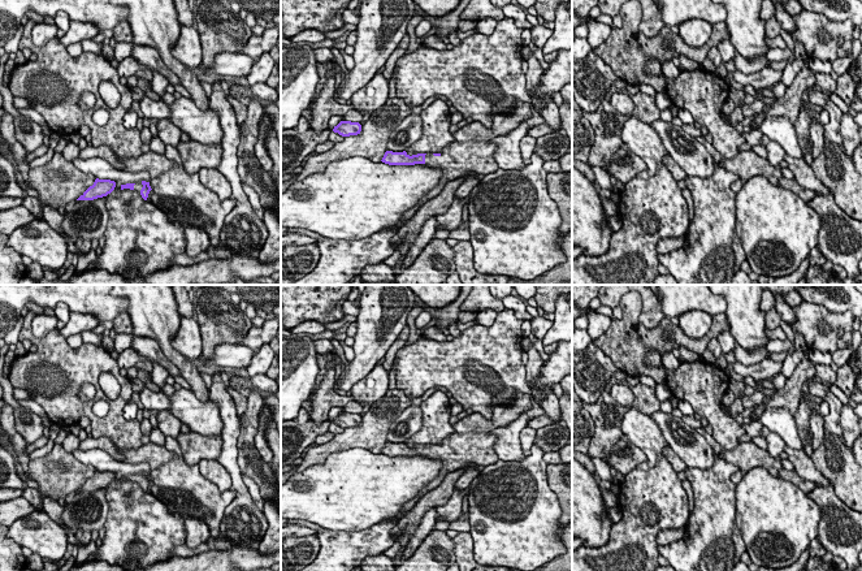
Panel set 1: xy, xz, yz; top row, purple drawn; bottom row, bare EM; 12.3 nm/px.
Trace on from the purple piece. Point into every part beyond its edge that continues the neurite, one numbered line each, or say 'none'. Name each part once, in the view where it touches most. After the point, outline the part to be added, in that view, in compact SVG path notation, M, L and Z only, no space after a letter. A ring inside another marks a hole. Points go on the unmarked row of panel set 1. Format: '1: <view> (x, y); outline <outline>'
1: xz (472, 442); outline M572 339L558 342L556 351L549 355L549 359L543 363L540 377L534 382L528 382L532 389L530 394L516 393L510 405L493 406L490 419L473 412L451 424L455 432L445 437L439 447L426 445L423 457L439 459L442 468L415 498L402 507L400 516L410 512L425 493L437 488L447 473L472 463L481 468L495 463L498 457L494 451L494 444L498 438L491 432L495 428L508 425L524 411L530 410L533 401L541 406L541 402L546 398L542 389L547 386L553 392L553 386L559 384L566 375L572 375Z

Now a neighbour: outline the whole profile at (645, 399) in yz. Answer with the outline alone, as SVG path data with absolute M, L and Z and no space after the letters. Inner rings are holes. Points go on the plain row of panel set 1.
M624 380L623 384L632 390L634 395L632 406L636 410L646 415L651 415L660 410L660 402L658 401L653 388L642 385L641 382L633 386L627 380Z

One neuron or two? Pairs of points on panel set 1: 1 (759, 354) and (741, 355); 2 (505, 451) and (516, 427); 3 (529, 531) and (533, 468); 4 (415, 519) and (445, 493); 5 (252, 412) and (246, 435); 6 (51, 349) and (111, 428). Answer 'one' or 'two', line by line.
1: one
2: one
3: one
4: one
5: one
6: one

